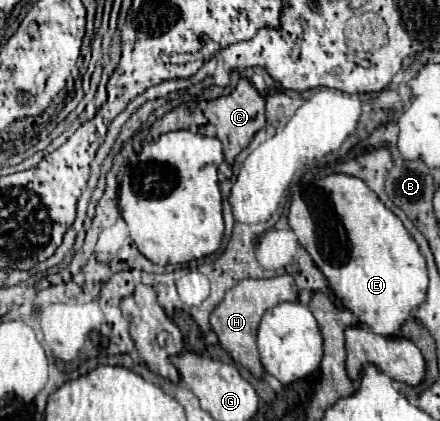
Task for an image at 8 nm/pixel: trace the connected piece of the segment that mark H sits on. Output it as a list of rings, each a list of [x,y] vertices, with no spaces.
[[[291,274],[275,276],[269,280],[241,280],[223,298],[223,302],[211,314],[211,328],[219,336],[219,344],[229,352],[233,362],[245,366],[255,378],[263,378],[263,366],[257,352],[257,328],[265,310],[277,306],[279,302],[297,302],[297,290]]]

